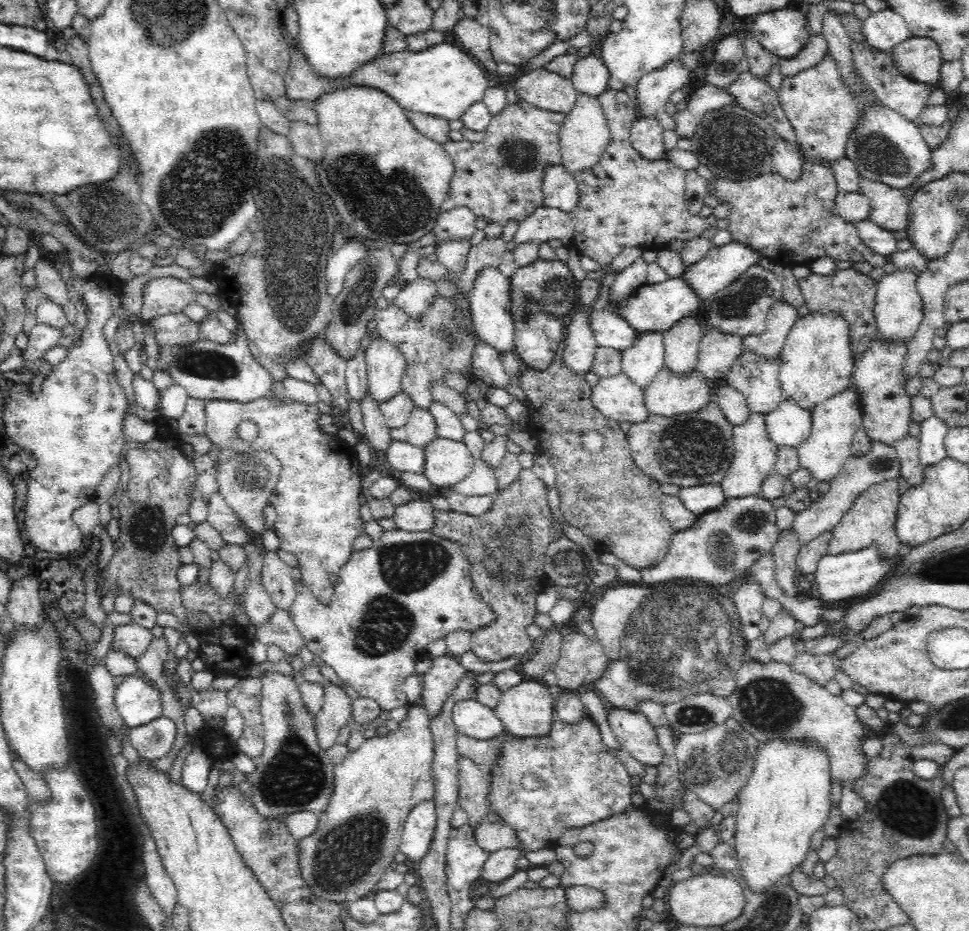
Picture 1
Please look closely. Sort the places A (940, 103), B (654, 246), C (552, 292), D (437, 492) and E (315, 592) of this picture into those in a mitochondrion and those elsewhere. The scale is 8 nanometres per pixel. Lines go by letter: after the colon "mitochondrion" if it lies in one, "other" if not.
A: other
B: other
C: mitochondrion
D: other
E: other

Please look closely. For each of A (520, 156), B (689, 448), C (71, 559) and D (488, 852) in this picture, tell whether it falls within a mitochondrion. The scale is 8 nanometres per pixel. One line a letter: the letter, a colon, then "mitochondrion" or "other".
A: mitochondrion
B: mitochondrion
C: other
D: other

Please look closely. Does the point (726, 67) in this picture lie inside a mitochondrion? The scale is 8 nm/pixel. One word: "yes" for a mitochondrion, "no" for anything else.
yes

